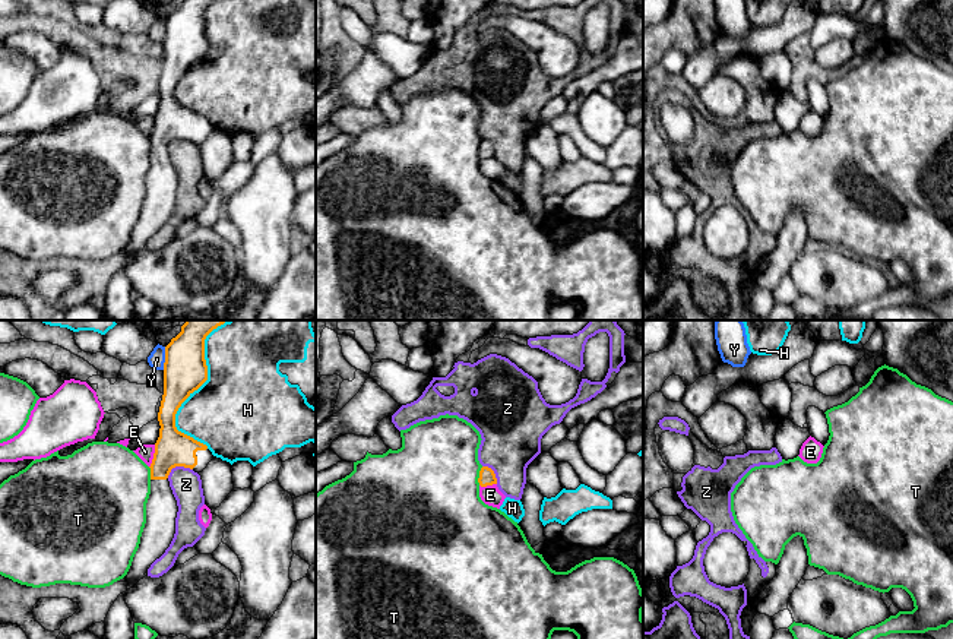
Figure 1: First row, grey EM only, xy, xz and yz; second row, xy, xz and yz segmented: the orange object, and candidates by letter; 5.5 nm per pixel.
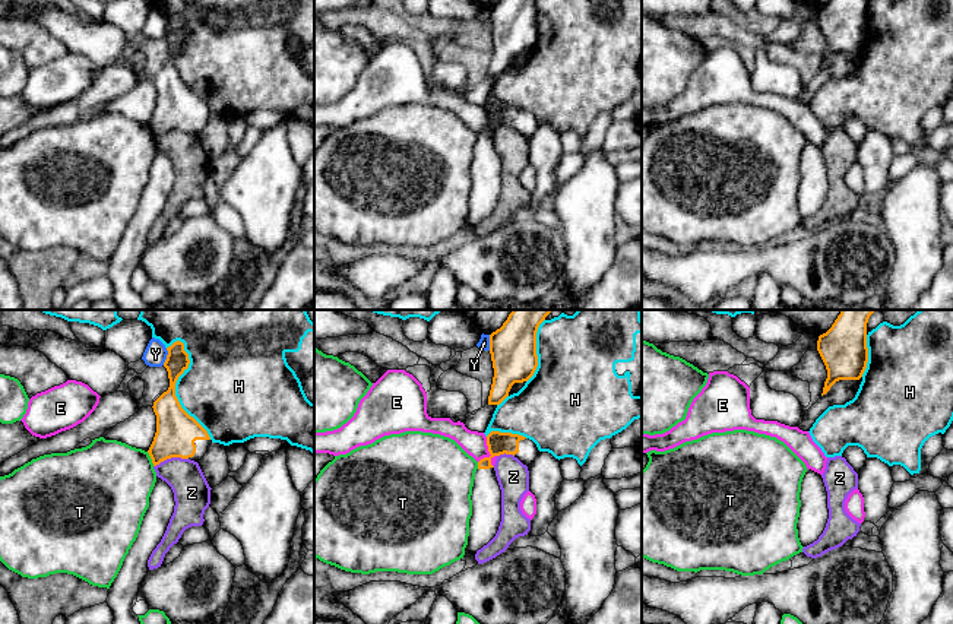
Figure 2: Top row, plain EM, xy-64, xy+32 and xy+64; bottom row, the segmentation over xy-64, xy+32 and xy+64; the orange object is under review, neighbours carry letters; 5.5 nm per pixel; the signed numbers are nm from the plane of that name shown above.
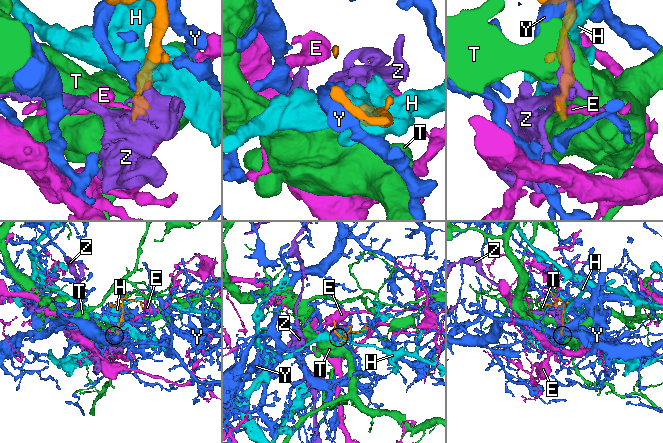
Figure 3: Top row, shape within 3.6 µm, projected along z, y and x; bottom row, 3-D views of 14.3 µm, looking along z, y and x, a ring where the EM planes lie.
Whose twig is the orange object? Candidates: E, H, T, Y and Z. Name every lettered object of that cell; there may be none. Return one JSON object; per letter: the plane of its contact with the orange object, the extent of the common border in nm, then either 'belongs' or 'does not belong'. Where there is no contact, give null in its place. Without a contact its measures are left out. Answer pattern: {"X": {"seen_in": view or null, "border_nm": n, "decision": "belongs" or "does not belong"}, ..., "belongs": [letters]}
{"E": {"seen_in": "xy", "border_nm": 130, "decision": "does not belong"}, "H": {"seen_in": "xy", "border_nm": 650, "decision": "does not belong"}, "T": {"seen_in": "xz", "border_nm": 110, "decision": "does not belong"}, "Y": {"seen_in": "xy", "border_nm": 130, "decision": "does not belong"}, "Z": {"seen_in": "xy", "border_nm": 150, "decision": "does not belong"}, "belongs": []}

